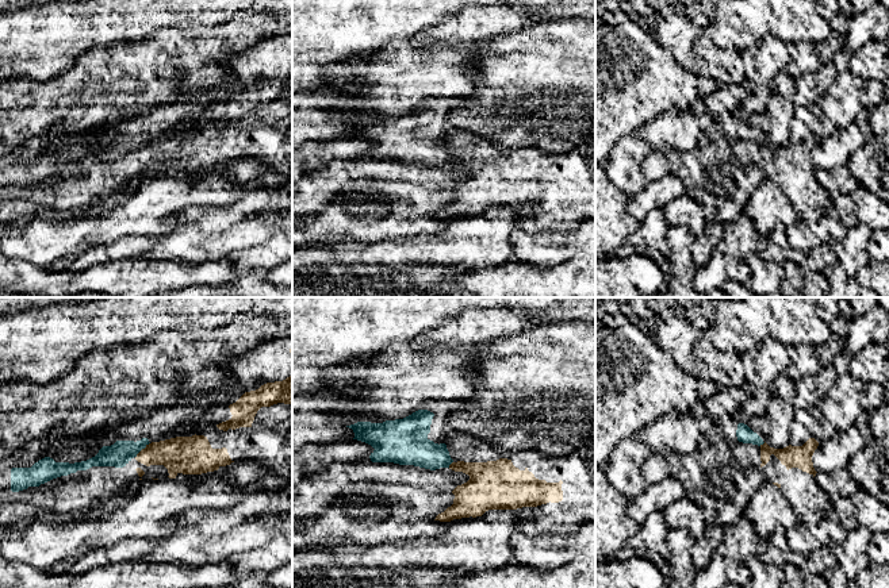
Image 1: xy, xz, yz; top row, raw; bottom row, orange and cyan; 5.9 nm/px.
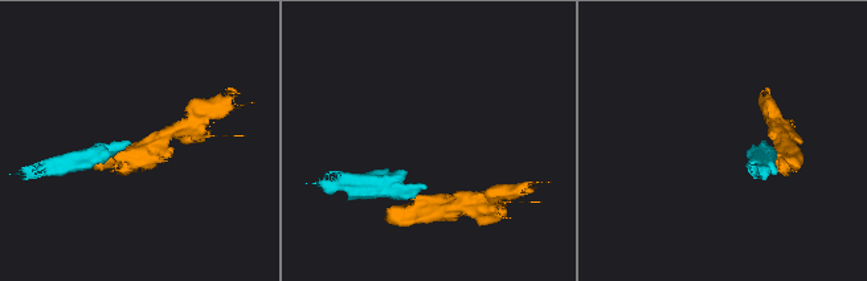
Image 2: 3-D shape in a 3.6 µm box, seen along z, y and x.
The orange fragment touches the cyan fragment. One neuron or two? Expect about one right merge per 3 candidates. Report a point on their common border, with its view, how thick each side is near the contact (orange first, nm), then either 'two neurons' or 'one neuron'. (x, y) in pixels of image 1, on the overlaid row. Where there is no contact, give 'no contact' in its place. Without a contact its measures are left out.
xy (141, 450) | 220/140 nm | two neurons

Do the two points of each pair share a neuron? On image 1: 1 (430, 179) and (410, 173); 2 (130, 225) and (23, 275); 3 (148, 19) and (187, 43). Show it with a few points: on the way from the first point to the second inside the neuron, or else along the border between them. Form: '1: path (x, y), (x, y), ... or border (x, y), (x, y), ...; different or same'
1: path (425, 176), (416, 173); same
2: border (14, 257), (23, 258), (42, 268); different
3: border (194, 27), (161, 27), (141, 41); different

